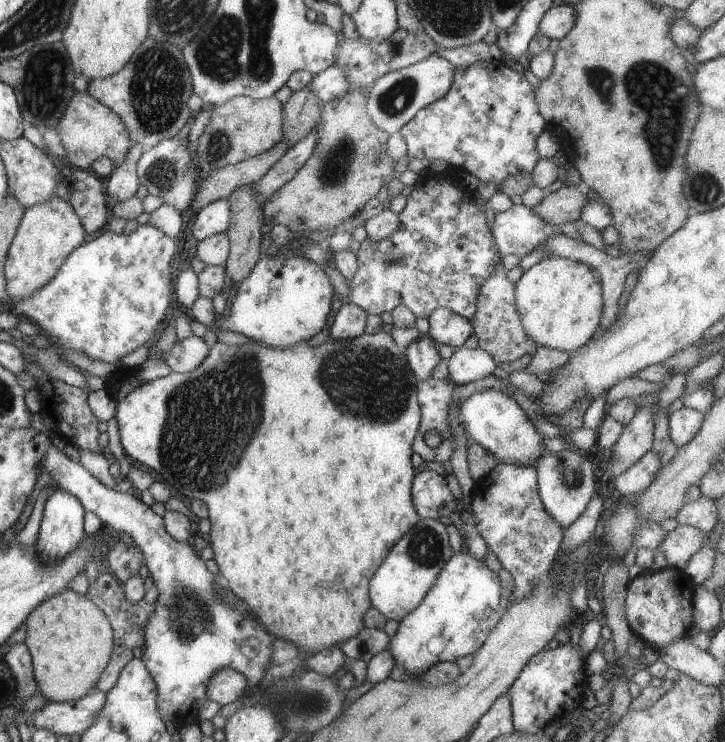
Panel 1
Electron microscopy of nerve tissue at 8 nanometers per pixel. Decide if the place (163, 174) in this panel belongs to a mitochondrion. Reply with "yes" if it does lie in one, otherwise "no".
yes

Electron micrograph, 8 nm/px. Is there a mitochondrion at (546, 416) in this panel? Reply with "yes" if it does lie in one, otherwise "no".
no

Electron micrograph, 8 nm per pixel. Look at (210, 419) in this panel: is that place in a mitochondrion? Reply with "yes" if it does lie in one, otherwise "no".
yes

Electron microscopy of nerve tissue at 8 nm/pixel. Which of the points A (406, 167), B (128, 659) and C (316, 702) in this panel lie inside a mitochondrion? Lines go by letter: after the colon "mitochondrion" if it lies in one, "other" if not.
A: other
B: other
C: mitochondrion

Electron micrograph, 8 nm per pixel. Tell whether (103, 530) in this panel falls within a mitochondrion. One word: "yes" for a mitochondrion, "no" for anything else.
no

